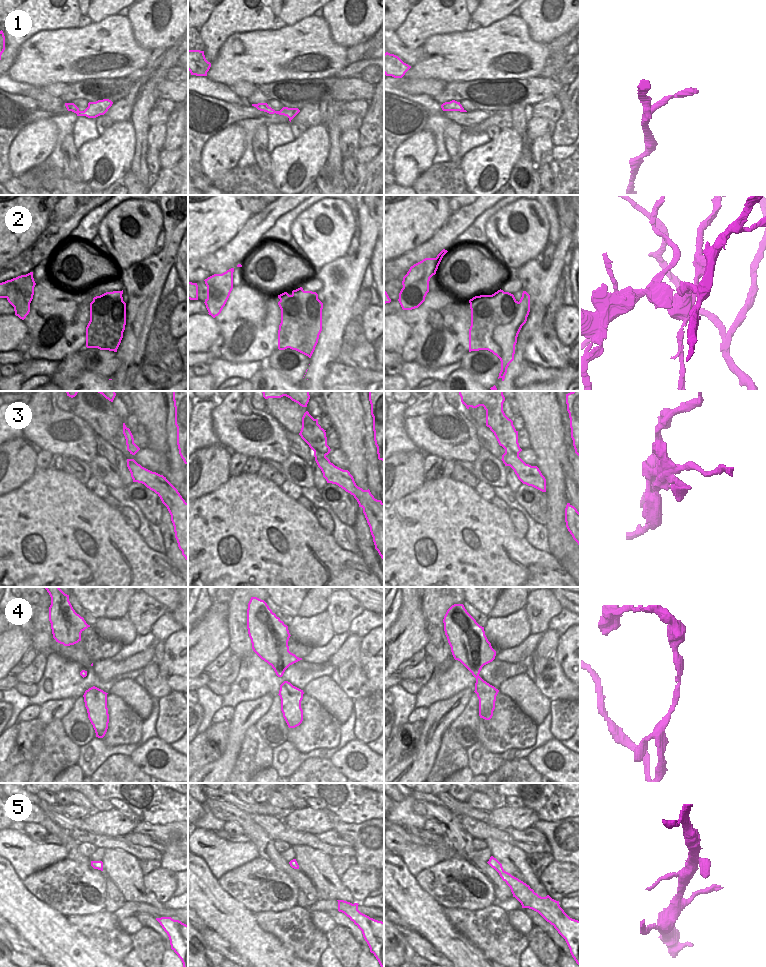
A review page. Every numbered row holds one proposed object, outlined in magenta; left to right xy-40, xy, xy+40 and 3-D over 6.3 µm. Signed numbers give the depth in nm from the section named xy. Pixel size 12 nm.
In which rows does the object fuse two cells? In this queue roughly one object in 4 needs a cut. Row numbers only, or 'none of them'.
2, 3

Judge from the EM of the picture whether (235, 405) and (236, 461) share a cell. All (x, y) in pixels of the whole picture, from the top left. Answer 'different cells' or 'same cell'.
different cells

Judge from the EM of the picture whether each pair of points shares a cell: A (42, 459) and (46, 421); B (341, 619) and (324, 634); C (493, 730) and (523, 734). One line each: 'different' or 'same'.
A: different
B: different
C: same

